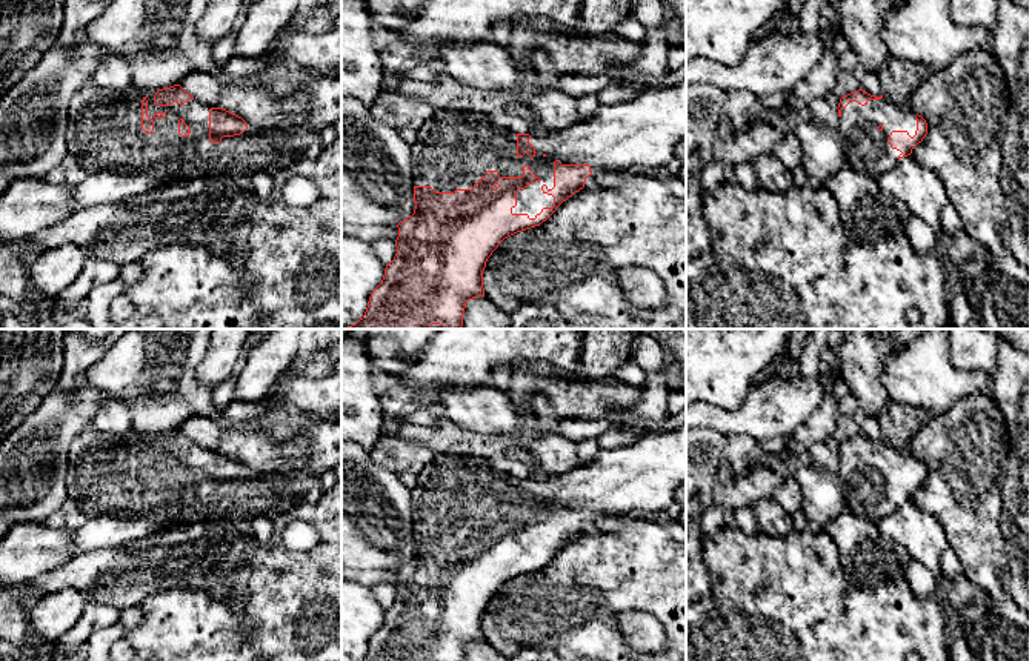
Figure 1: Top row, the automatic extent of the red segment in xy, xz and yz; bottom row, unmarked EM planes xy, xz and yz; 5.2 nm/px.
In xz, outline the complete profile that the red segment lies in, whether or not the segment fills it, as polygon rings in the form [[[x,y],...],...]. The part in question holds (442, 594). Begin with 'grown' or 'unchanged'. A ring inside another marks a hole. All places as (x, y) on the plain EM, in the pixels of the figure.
grown; [[[686,424],[671,432],[646,432],[631,446],[600,450],[591,464],[541,481],[514,478],[485,464],[483,458],[437,455],[417,473],[417,486],[411,492],[414,558],[397,569],[397,598],[386,609],[363,661],[463,661],[469,644],[485,641],[486,606],[505,583],[540,570],[597,515],[646,517],[666,512],[684,481]]]

